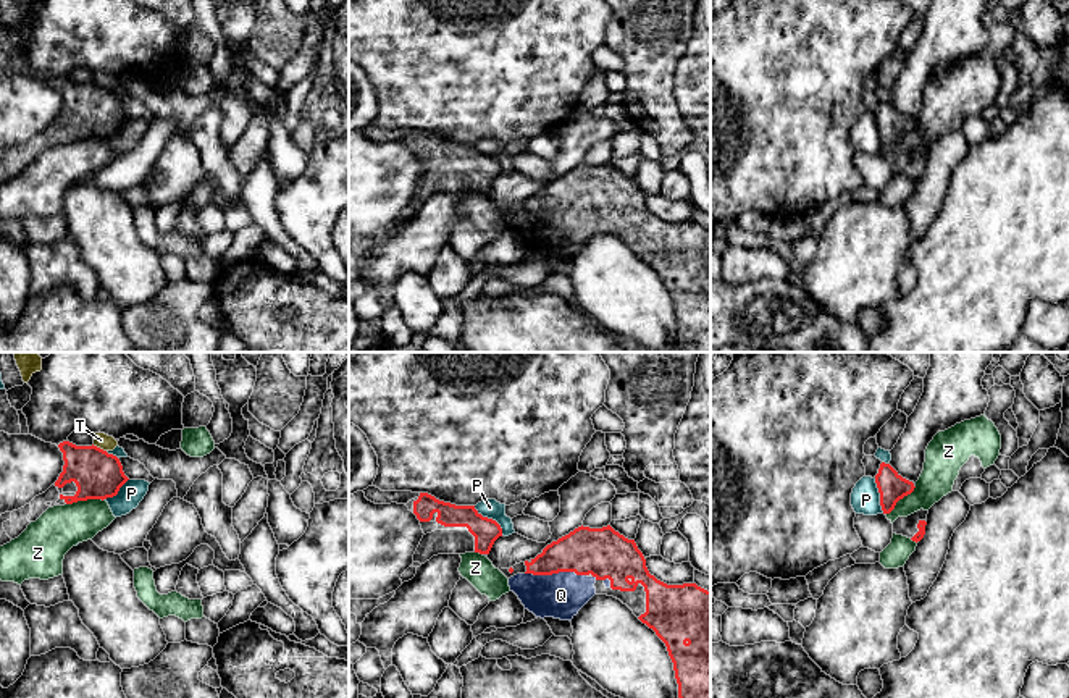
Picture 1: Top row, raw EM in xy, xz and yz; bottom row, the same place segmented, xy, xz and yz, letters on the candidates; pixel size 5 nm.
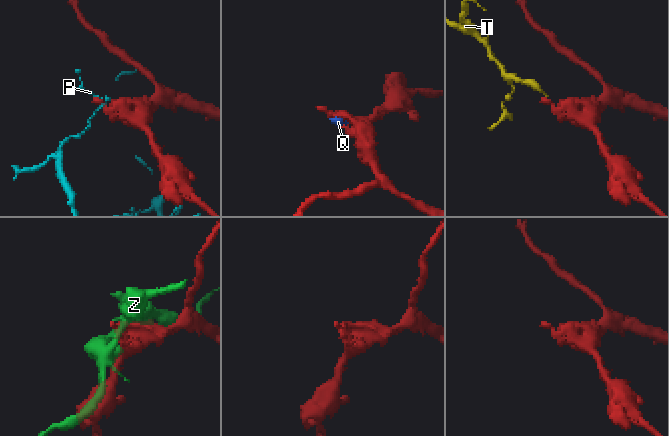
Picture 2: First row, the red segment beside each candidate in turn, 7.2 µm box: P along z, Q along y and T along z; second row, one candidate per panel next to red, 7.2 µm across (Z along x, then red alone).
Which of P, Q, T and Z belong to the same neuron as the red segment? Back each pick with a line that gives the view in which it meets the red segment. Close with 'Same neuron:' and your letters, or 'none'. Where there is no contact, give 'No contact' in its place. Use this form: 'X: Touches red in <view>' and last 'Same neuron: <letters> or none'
Q: Touches red in xz
Same neuron: Q

